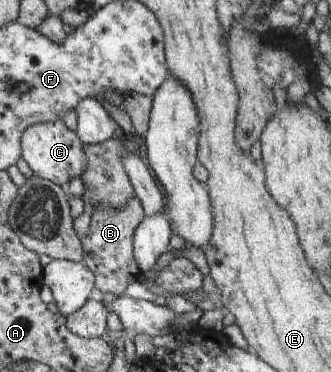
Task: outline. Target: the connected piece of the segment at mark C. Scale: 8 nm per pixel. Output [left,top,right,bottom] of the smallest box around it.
[21,120,87,185]

